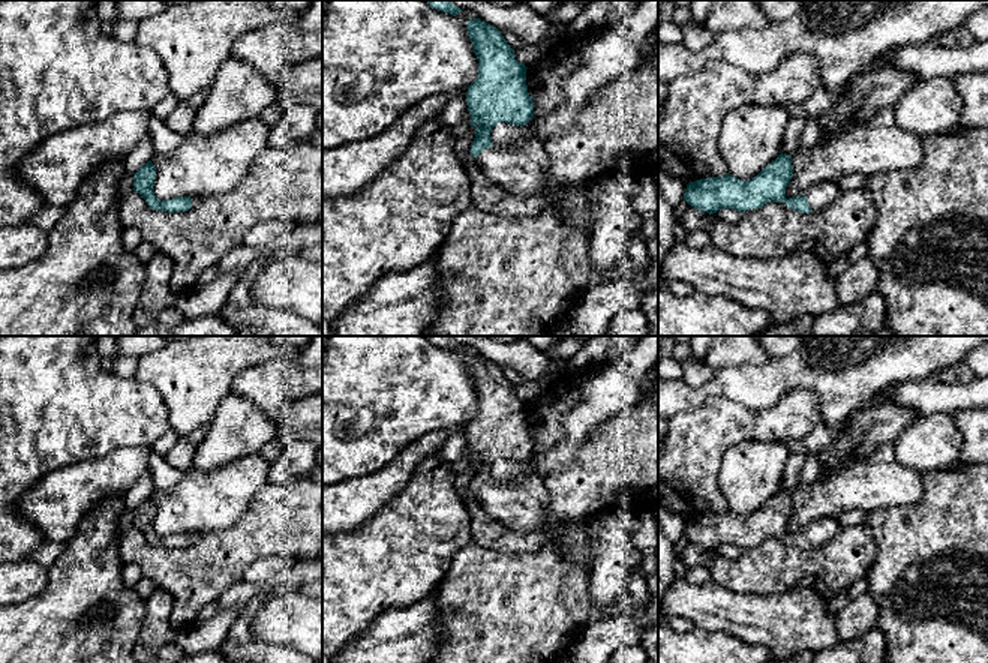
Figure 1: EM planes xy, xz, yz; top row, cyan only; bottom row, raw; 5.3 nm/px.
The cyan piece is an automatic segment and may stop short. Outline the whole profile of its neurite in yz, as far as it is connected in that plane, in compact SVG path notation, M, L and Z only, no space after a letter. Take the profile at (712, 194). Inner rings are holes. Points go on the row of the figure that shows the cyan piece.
M781 153L748 182L742 182L730 172L724 177L690 182L684 200L691 207L709 214L721 208L735 208L745 213L771 201L784 202L789 208L808 214L831 206L841 192L835 182L823 182L808 188L802 195L787 200L786 188L792 177L792 158Z

